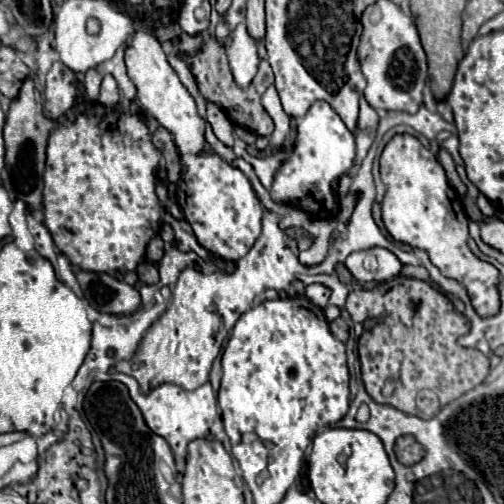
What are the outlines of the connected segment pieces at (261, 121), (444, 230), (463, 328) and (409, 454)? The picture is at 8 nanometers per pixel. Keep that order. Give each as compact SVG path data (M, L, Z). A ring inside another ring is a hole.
M213 38L203 46L203 50L197 50L197 54L191 56L187 62L189 62L189 66L191 66L193 74L195 74L199 92L201 92L201 96L205 100L211 100L217 106L221 106L229 120L233 120L235 124L251 130L253 134L257 134L257 136L271 136L273 134L273 120L269 118L267 110L261 106L263 92L273 84L273 72L271 72L267 60L261 60L259 72L257 72L255 80L251 82L251 86L247 90L241 90L233 82L233 76L231 76L229 64L227 64L227 56L225 56L225 52L219 48L219 44Z
M395 134L381 158L381 180L387 186L381 202L381 214L393 240L413 248L427 250L431 262L447 276L459 280L473 302L479 316L491 316L499 310L499 272L495 266L481 262L467 246L467 220L457 192L447 184L445 170L437 156L411 134Z
M399 276L373 290L351 290L345 308L353 322L375 322L375 326L359 338L359 360L365 390L377 404L389 404L401 410L411 408L411 416L425 418L417 404L413 404L413 396L421 388L431 388L437 392L439 400L443 400L445 394L445 402L441 404L447 404L481 384L489 374L489 356L481 354L477 348L463 348L457 344L457 338L471 330L469 318L459 314L451 300L429 282ZM387 376L395 378L401 388L389 398L381 394Z
M401 436L395 442L395 454L397 454L397 460L401 464L413 466L425 456L425 450L413 436Z

